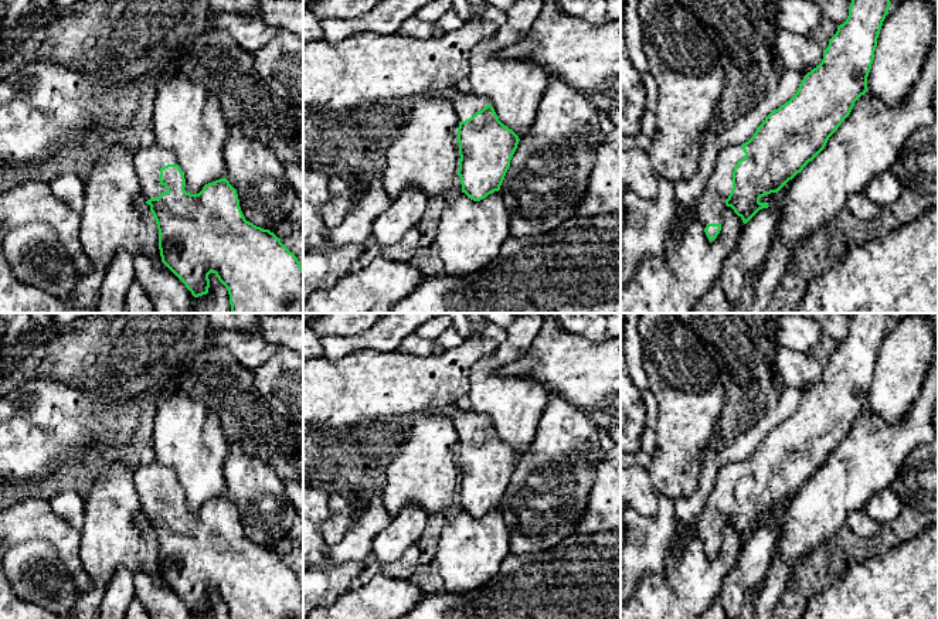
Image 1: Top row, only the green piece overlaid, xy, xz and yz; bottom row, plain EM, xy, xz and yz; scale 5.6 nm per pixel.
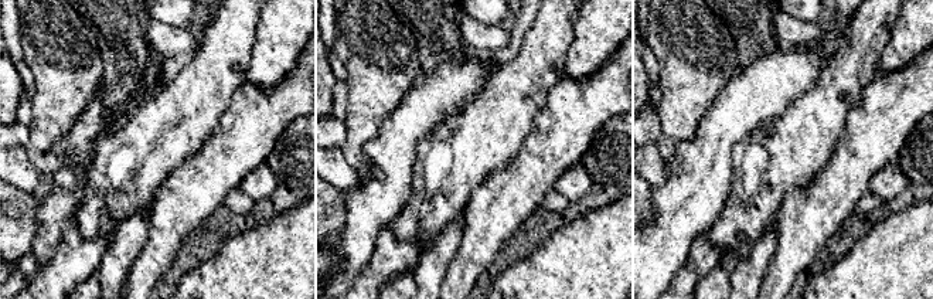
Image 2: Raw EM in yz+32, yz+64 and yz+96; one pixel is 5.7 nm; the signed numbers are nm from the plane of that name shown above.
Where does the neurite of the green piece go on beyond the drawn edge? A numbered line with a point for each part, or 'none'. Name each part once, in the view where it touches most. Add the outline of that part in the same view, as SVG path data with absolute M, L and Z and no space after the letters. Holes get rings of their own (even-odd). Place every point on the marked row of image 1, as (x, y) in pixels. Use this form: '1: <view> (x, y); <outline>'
1: xy (148, 162); M159 144L140 147L135 152L133 166L139 176L140 193L145 201L159 197L167 188L160 184L160 169L167 164L177 164L174 154Z

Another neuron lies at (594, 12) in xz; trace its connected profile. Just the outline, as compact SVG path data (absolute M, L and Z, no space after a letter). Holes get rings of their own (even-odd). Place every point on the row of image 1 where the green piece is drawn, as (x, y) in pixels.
M555 0L561 10L578 20L592 25L605 25L609 23L606 13L606 0Z

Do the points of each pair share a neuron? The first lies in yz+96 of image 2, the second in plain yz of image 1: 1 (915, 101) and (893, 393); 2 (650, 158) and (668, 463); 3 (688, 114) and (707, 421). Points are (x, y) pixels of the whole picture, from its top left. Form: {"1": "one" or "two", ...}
{"1": "two", "2": "two", "3": "one"}

